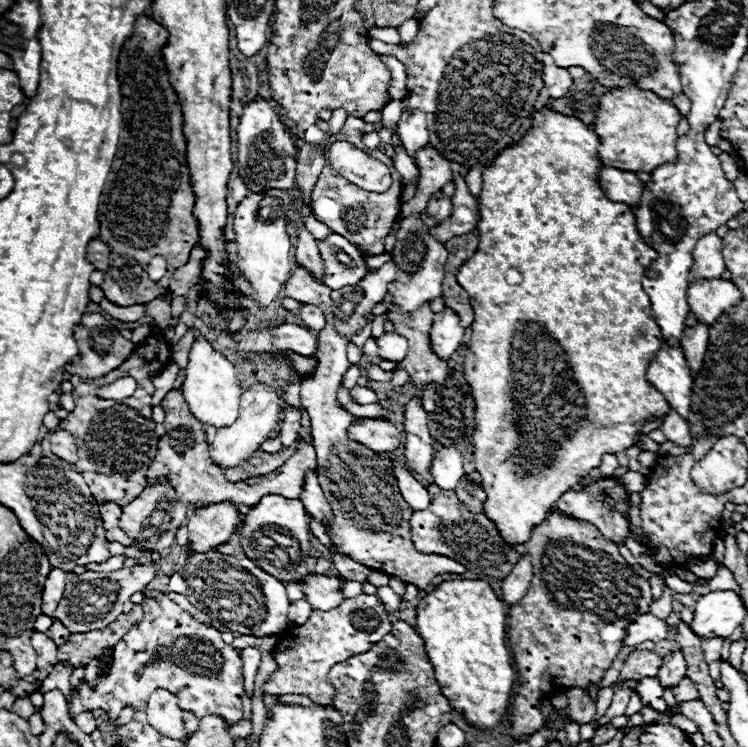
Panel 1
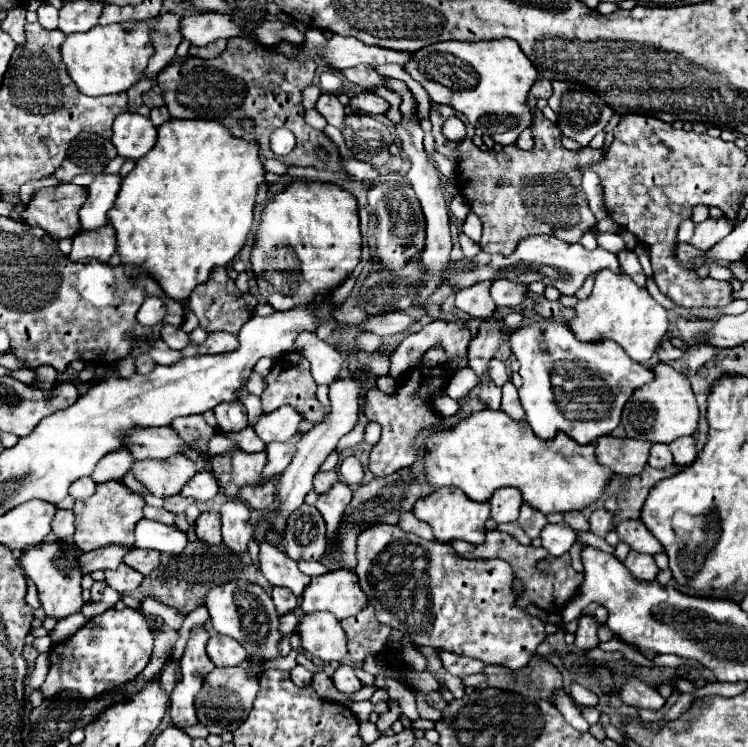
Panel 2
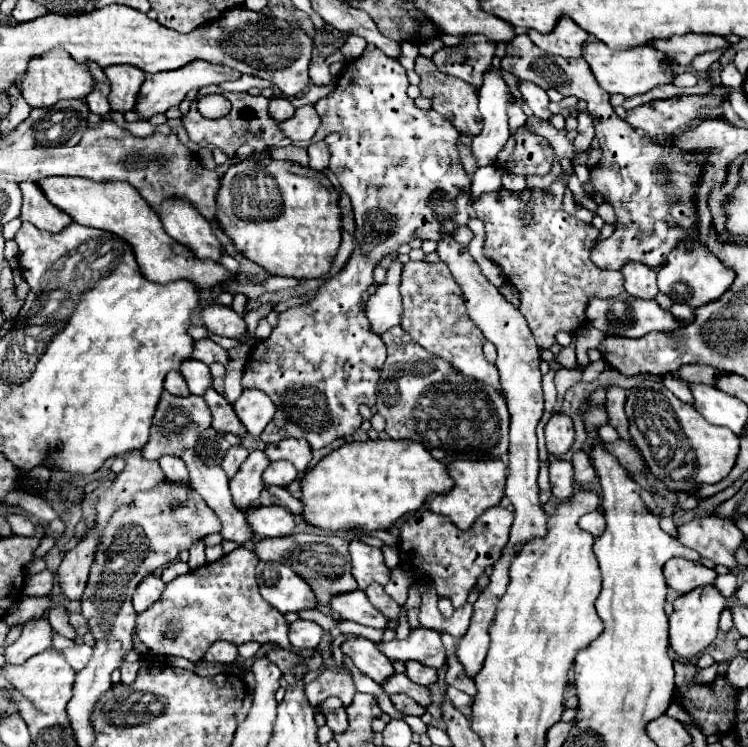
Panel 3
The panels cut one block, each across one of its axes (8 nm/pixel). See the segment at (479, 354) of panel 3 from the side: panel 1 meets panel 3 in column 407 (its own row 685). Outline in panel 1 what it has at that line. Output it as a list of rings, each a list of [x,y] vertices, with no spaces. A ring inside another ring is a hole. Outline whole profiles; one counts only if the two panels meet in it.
[[[360,594],[356,598],[348,598],[344,600],[338,608],[334,610],[312,610],[310,618],[306,624],[302,626],[292,626],[290,628],[290,634],[278,642],[278,646],[274,648],[272,652],[272,658],[276,660],[278,664],[278,670],[274,672],[272,680],[266,682],[262,686],[262,690],[266,694],[306,694],[310,696],[316,704],[322,704],[322,706],[330,706],[332,704],[332,694],[334,694],[334,686],[328,682],[328,670],[336,664],[336,662],[342,662],[354,654],[362,654],[362,652],[368,652],[370,646],[374,642],[378,642],[384,634],[388,634],[392,630],[392,624],[388,620],[388,612],[384,608],[384,604],[380,602],[380,598],[376,594]]]

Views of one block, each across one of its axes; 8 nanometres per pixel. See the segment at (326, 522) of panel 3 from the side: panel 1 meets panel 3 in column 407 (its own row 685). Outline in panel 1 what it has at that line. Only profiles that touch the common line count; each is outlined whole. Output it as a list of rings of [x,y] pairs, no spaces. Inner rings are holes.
[[[448,580],[436,586],[416,608],[416,632],[426,644],[436,678],[452,708],[472,726],[492,730],[508,714],[514,680],[518,678],[514,658],[506,648],[506,604],[484,580]]]

